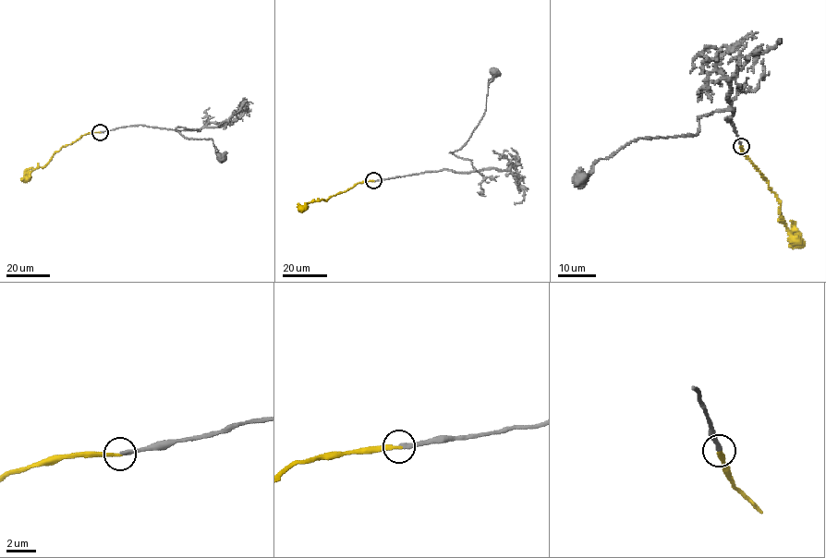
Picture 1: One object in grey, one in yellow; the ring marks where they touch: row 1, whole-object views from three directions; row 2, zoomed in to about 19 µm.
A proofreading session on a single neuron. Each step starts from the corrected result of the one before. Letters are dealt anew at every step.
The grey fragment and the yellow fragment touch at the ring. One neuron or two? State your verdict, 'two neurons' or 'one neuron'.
one neuron

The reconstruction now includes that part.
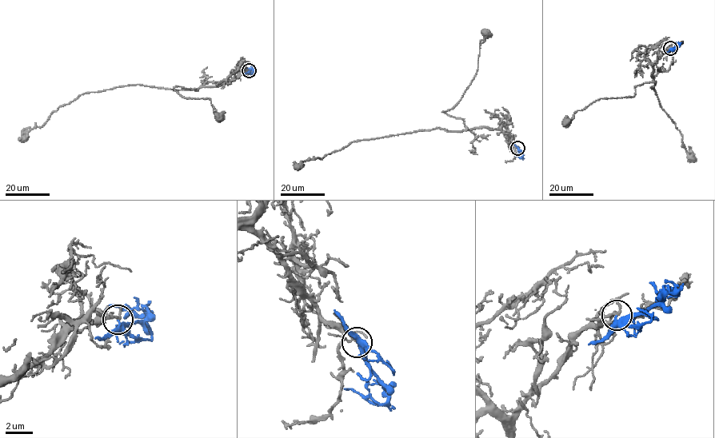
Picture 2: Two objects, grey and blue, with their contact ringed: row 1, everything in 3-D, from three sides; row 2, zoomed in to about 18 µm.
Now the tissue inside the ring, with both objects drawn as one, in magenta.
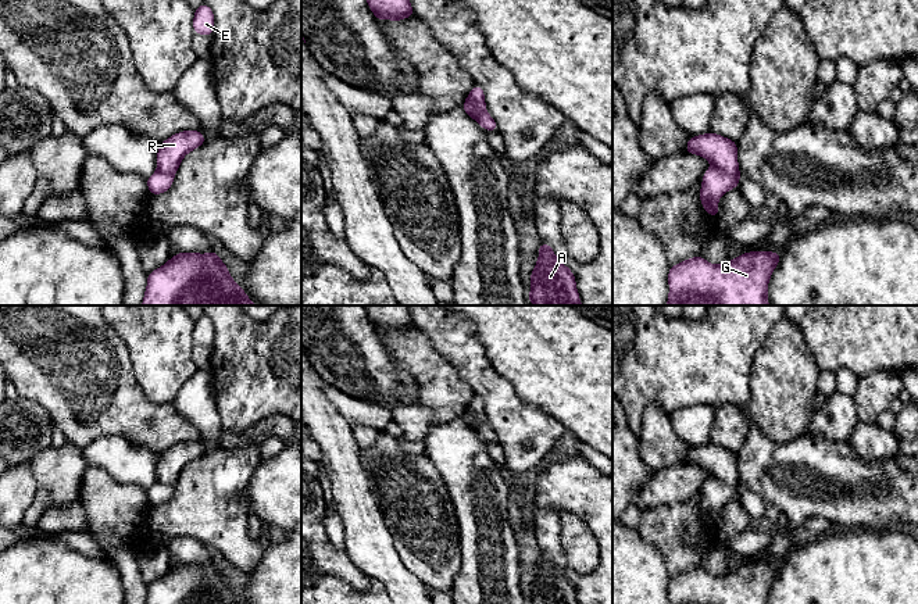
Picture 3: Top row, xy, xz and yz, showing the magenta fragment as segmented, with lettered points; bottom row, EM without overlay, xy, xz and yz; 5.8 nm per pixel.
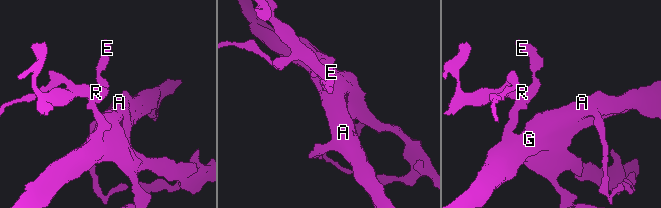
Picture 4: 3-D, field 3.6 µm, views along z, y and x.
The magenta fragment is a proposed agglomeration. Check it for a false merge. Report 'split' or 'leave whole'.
split

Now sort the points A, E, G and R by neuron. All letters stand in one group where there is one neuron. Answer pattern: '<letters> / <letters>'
A G / E R

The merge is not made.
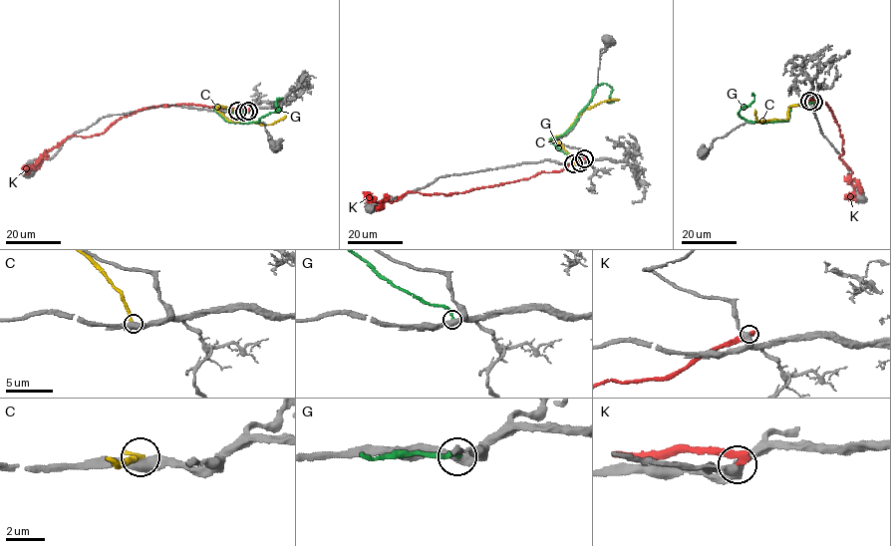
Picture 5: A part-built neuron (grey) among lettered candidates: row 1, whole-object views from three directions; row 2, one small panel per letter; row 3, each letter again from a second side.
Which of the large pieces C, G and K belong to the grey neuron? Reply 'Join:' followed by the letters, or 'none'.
Join: none

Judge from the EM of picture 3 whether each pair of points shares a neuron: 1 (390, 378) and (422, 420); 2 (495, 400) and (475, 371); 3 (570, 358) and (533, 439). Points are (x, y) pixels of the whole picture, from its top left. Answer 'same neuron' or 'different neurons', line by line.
1: different neurons
2: same neuron
3: different neurons

